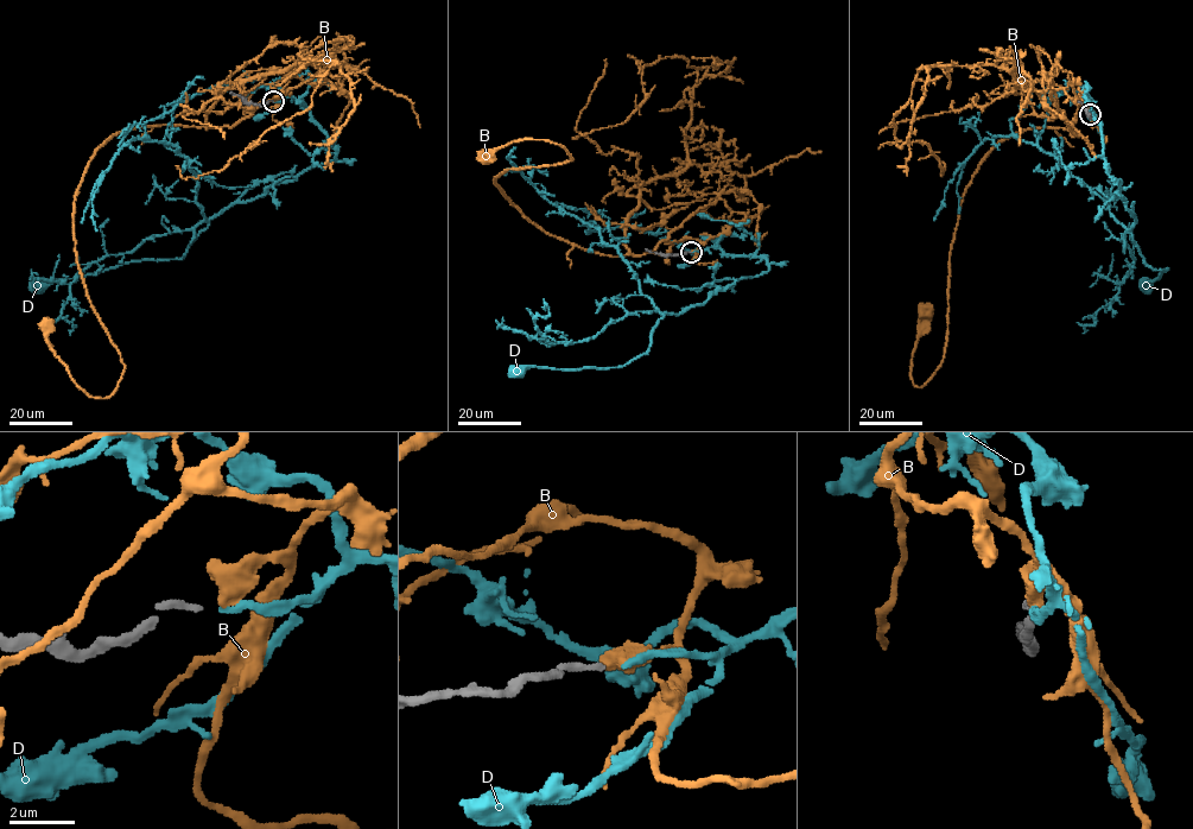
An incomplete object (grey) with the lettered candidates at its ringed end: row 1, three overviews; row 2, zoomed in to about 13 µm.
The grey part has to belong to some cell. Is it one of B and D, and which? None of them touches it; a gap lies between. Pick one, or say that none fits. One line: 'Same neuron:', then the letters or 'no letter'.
Same neuron: D

